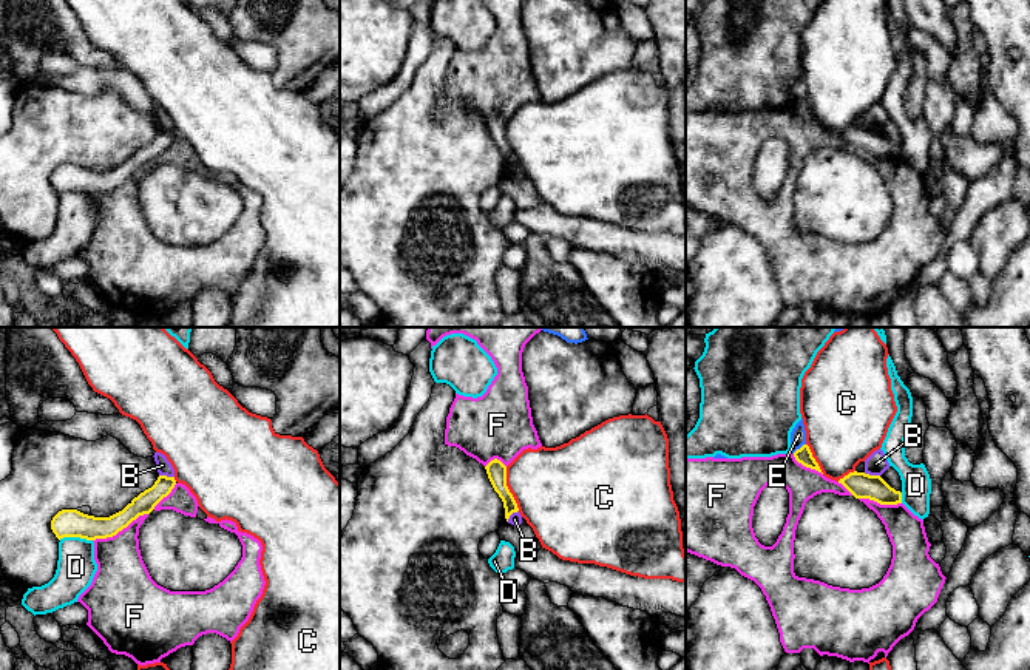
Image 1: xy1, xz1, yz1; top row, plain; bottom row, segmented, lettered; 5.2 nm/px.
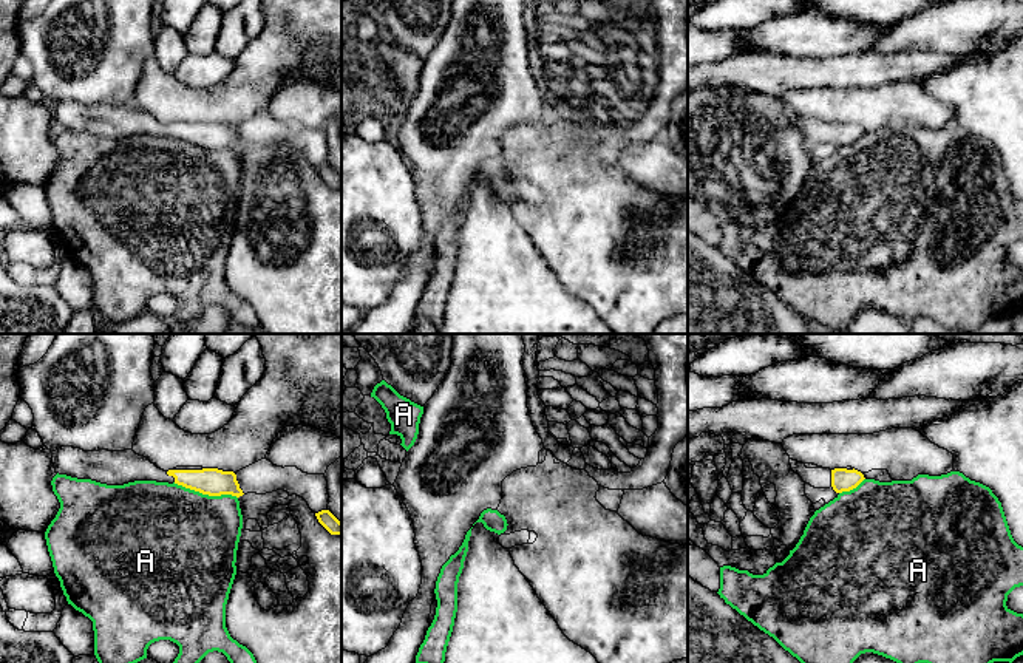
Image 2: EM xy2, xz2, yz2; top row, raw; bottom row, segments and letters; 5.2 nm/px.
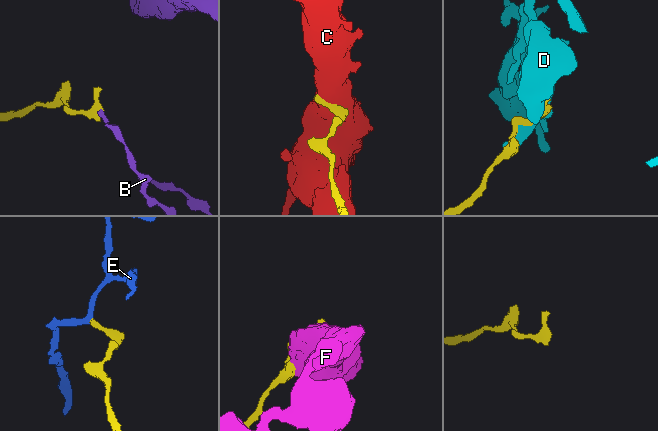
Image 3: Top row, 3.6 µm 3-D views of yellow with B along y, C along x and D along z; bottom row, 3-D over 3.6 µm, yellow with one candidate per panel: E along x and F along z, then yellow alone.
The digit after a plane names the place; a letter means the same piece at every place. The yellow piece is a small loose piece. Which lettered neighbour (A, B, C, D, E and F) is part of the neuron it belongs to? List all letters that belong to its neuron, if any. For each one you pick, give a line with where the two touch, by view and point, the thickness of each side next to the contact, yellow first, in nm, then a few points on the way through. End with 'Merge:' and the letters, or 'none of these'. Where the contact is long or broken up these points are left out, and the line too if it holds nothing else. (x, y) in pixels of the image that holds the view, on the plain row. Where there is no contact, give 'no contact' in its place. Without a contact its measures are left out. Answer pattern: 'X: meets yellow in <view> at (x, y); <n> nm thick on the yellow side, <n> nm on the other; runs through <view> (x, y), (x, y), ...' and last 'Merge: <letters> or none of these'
Merge: none of these

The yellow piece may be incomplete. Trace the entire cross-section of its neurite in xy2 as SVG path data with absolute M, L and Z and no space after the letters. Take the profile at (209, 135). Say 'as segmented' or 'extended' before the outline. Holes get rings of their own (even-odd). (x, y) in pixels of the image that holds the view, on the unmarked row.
extended; M62 100L53 105L56 127L77 133L91 133L107 139L124 139L134 134L178 138L209 150L243 150L233 125L218 122L164 125L133 104L83 105Z

